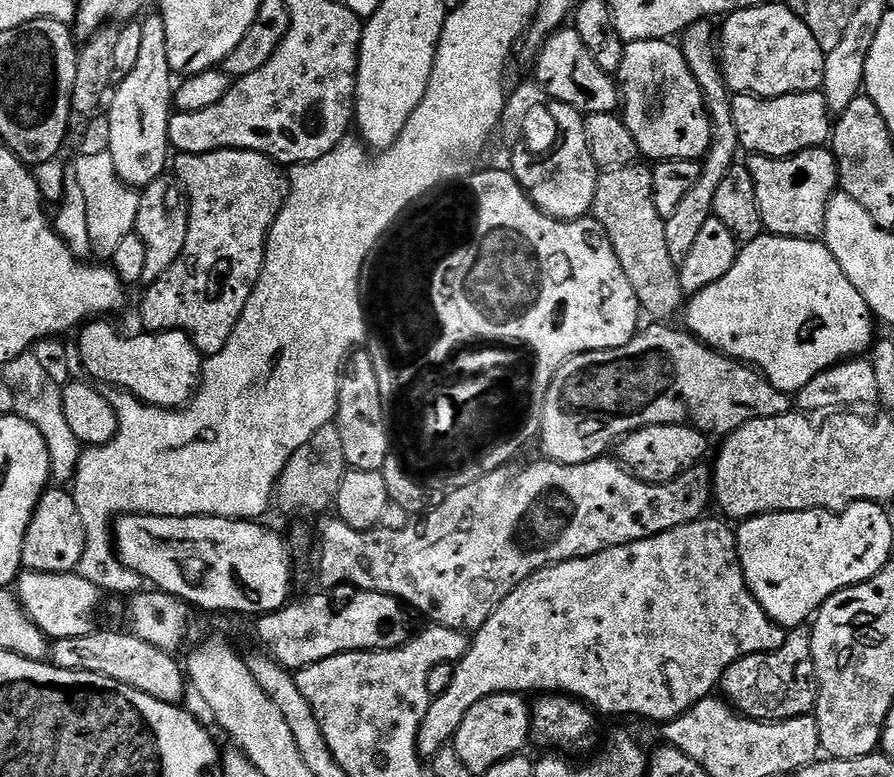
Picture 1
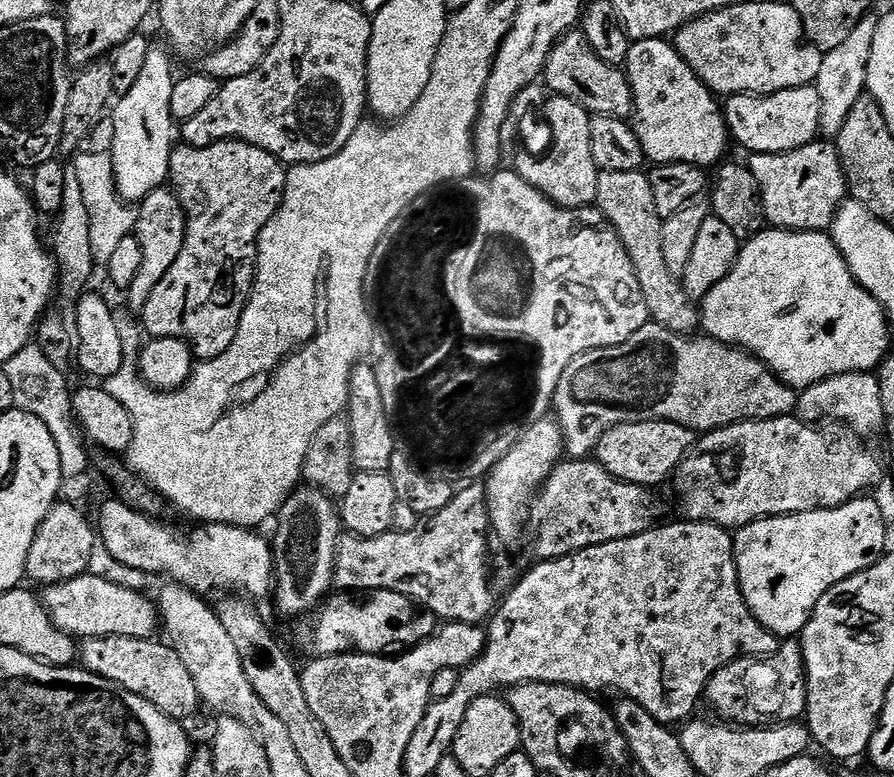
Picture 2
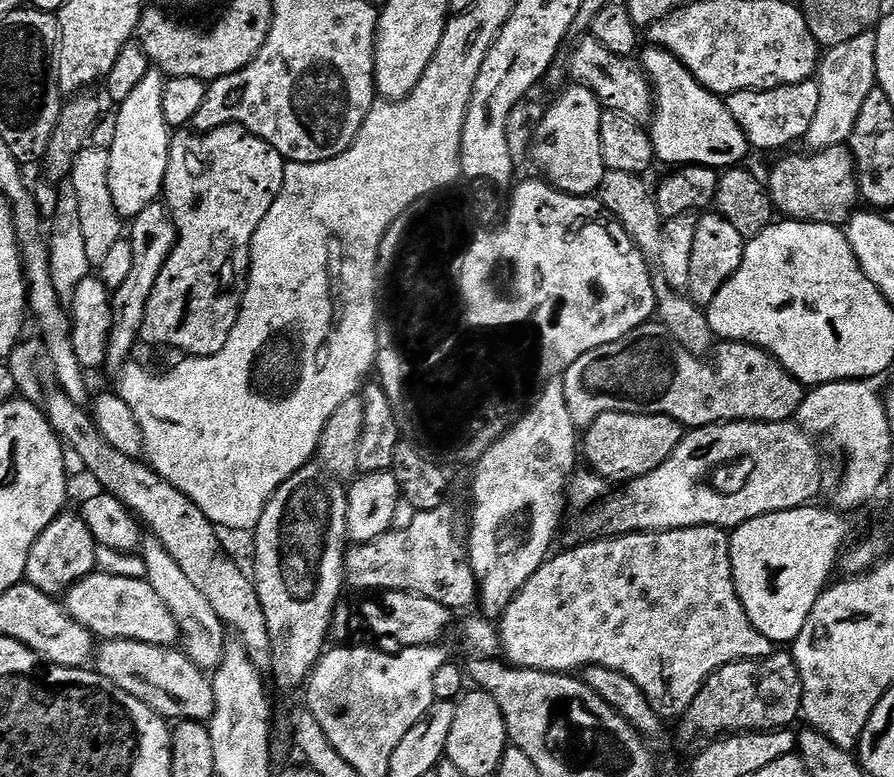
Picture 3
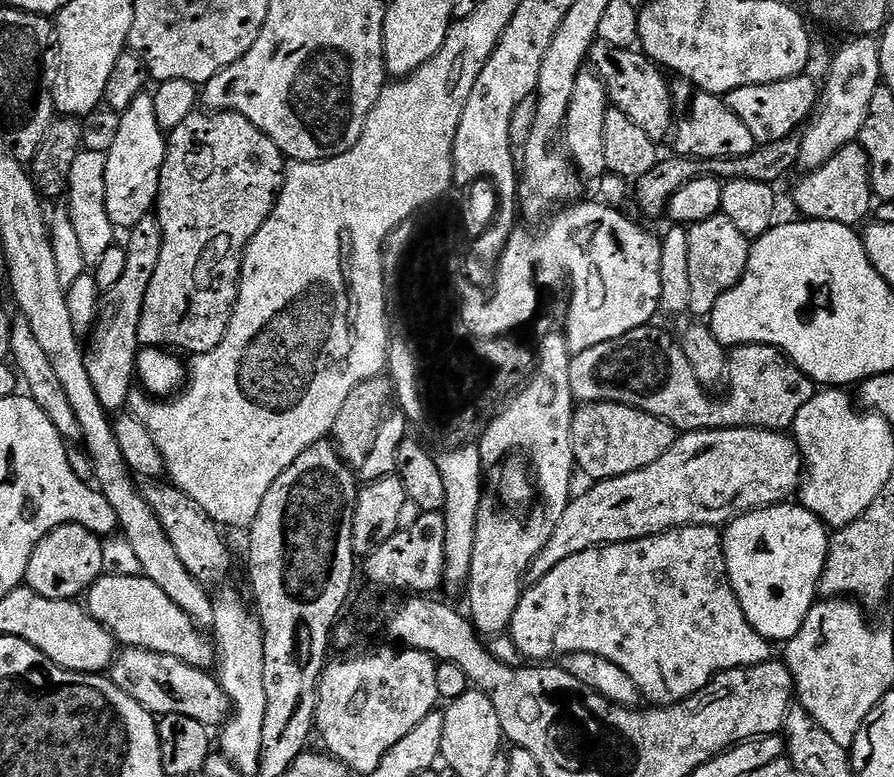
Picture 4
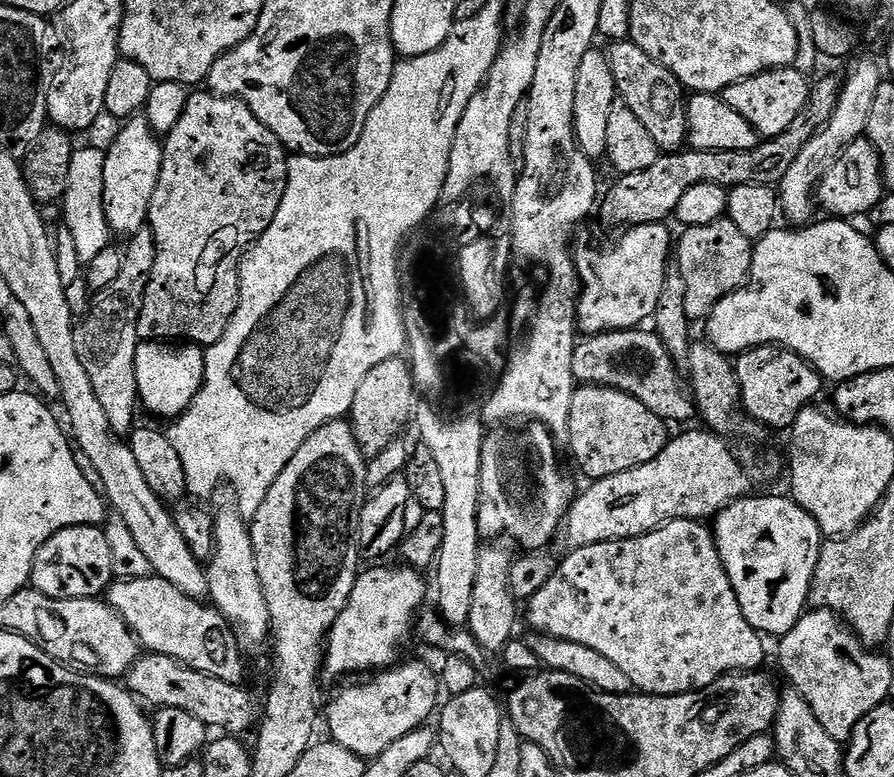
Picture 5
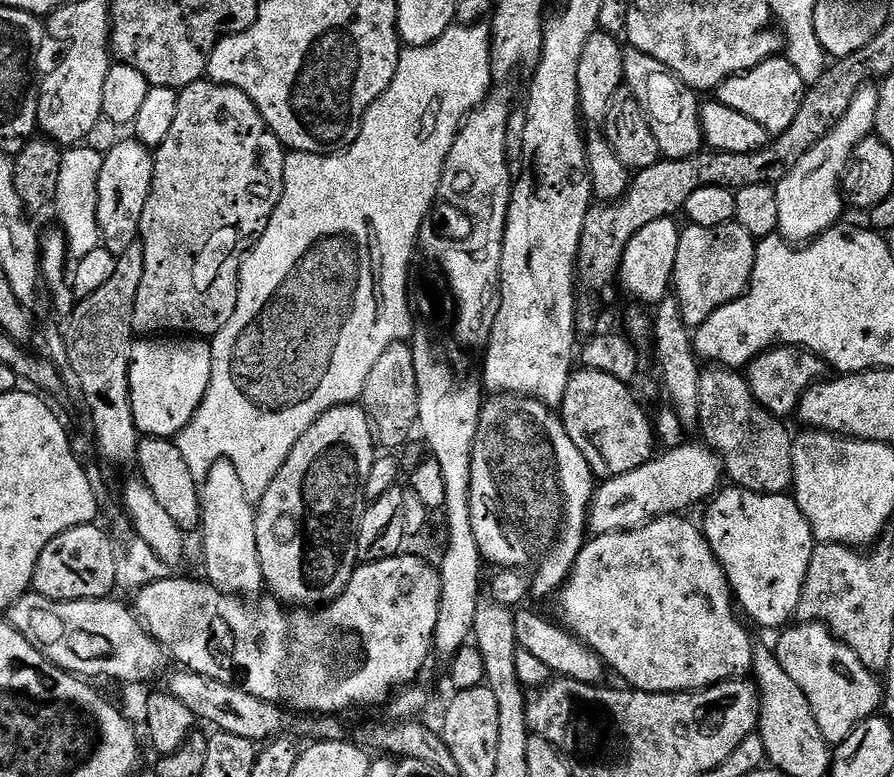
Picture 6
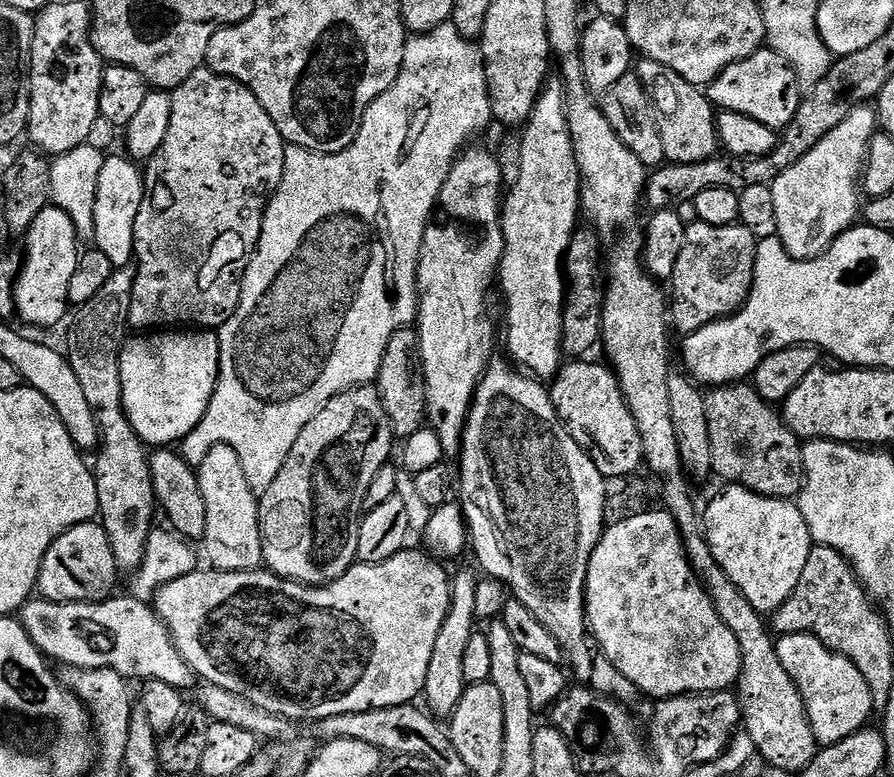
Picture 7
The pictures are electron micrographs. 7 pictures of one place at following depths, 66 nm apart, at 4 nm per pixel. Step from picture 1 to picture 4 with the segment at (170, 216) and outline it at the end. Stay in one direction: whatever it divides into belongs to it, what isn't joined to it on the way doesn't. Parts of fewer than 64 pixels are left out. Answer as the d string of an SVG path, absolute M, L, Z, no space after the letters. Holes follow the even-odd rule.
M152 214L135 224L127 236L126 270L116 285L102 293L100 304L96 307L96 322L92 325L84 349L84 361L86 370L90 373L90 382L94 382L98 402L102 402L102 406L110 414L119 413L127 405L128 395L134 390L136 358L142 348L138 338L138 322L142 318L146 290L150 290L150 278L154 278L154 270L158 270L158 254L162 254L164 241L162 226Z

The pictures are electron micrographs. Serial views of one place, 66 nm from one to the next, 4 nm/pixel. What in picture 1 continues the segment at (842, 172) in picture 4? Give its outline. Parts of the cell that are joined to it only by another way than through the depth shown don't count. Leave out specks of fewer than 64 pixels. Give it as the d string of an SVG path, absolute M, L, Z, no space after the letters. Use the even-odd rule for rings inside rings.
M824 146L807 148L782 160L752 154L746 163L750 178L754 178L754 194L758 194L758 210L762 214L765 233L795 240L810 240L823 233L828 204L840 183L832 151Z

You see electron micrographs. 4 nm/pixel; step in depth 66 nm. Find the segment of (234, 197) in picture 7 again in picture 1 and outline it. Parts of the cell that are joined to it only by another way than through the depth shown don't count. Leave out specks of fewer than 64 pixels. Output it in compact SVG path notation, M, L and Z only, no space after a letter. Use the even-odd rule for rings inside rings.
M223 148L222 150L214 150L206 154L186 154L182 152L175 157L174 168L175 164L174 175L183 186L184 193L188 195L190 226L186 234L186 246L182 250L178 262L174 262L174 266L170 266L170 270L166 270L164 277L147 285L146 291L148 293L144 296L144 305L140 308L140 316L144 319L144 324L148 327L145 329L149 333L185 332L196 343L196 349L205 357L210 357L221 352L226 346L226 342L230 342L230 338L234 334L234 326L238 326L238 318L242 314L242 310L246 306L246 302L250 298L250 294L254 290L258 278L262 274L264 247L268 245L268 231L274 226L278 214L283 210L284 203L288 200L290 180L286 175L285 169L277 164L276 161L271 160L269 156L264 156L261 152L251 152L250 150L242 150L241 148Z

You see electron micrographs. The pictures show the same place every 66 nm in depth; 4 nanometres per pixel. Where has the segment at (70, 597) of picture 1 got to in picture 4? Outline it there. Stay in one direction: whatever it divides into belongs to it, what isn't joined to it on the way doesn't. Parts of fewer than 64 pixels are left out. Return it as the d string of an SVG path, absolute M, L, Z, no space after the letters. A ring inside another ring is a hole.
M146 575L101 576L86 593L86 607L91 616L103 624L124 648L145 648L173 656L195 668L208 670L213 667L213 641L209 637L207 640L186 610L182 610L178 602L162 590L162 586L154 586Z

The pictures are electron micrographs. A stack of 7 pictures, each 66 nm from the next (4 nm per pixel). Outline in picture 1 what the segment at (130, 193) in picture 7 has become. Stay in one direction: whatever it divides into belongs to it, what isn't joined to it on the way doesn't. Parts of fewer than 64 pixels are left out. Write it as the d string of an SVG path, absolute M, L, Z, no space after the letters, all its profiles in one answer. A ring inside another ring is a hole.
M158 14L147 16L142 20L142 47L138 63L128 76L115 85L106 108L110 122L107 152L114 158L118 178L137 190L165 175L167 168L164 167L167 164L169 167L168 120L174 115L174 74L166 58L166 26Z

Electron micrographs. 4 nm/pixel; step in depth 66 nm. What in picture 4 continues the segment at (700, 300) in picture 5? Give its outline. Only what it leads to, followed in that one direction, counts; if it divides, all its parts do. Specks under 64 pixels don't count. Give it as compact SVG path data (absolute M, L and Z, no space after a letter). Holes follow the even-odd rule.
M723 214L714 218L706 218L706 222L698 222L688 228L690 238L690 306L688 312L696 315L696 318L711 317L714 306L726 290L730 290L742 278L742 274L748 265L752 244L746 238L746 234L741 234L739 230L730 223L730 218Z

